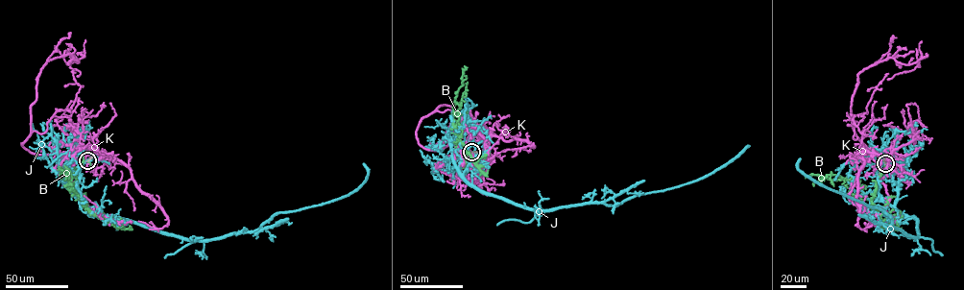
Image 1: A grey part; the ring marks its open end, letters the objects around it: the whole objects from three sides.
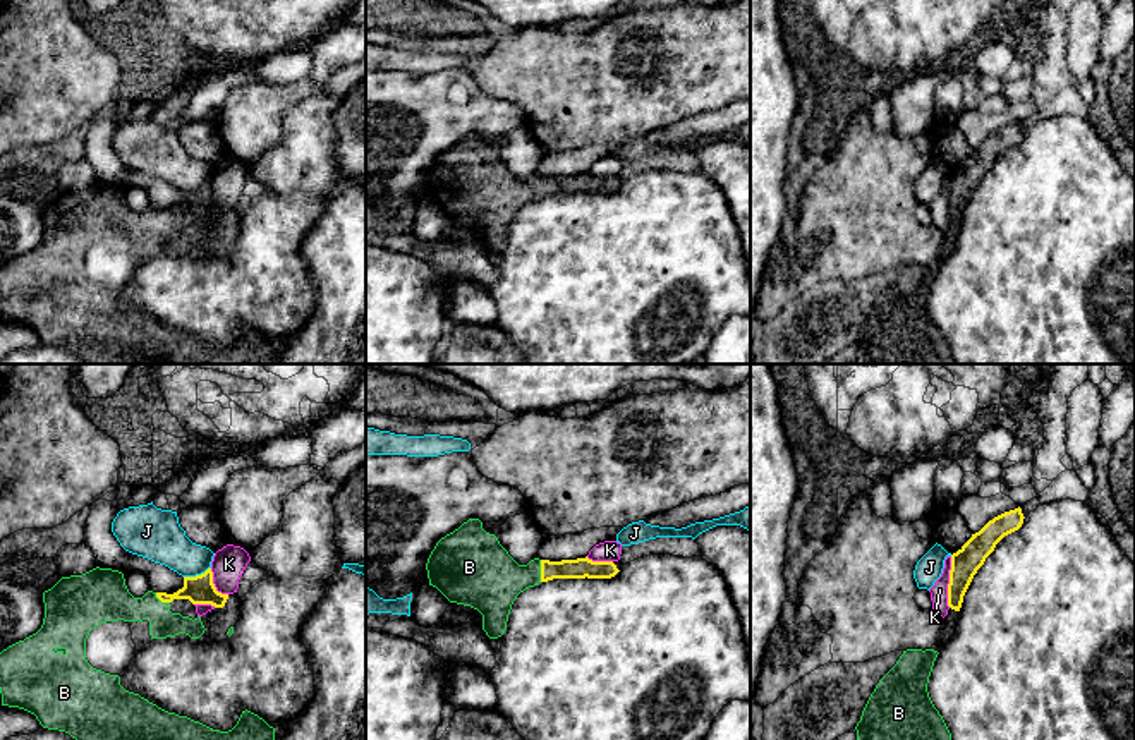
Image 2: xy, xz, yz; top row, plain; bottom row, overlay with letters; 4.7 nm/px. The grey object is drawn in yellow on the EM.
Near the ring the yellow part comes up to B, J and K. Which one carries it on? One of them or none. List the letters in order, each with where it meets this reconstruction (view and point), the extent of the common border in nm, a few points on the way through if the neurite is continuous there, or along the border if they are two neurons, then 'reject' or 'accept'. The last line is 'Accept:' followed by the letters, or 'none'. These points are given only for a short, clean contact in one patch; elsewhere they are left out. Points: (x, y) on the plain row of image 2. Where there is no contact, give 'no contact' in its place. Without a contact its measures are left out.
B: meets yellow in xz at (541, 186); contact 100 nm long; runs through xz (582, 182), (541, 186), (515, 194), (490, 194); accept
J: meets yellow in xy at (196, 191); contact 140 nm long; border along xy (210, 182), (184, 193); reject
K: meets yellow in yz at (950, 198); contact 240 nm long; border along yz (952, 172), (948, 222); reject
Accept: B

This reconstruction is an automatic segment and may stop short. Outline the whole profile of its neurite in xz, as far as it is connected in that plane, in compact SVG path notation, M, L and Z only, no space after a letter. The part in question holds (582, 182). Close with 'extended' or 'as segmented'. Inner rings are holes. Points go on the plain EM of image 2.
M469 134L441 153L428 173L426 185L429 201L450 218L470 221L483 230L483 246L489 254L505 249L512 220L525 204L553 194L611 194L620 187L613 177L592 177L587 172L561 177L534 173L527 180L519 180L498 153L483 144L479 134Z; extended

